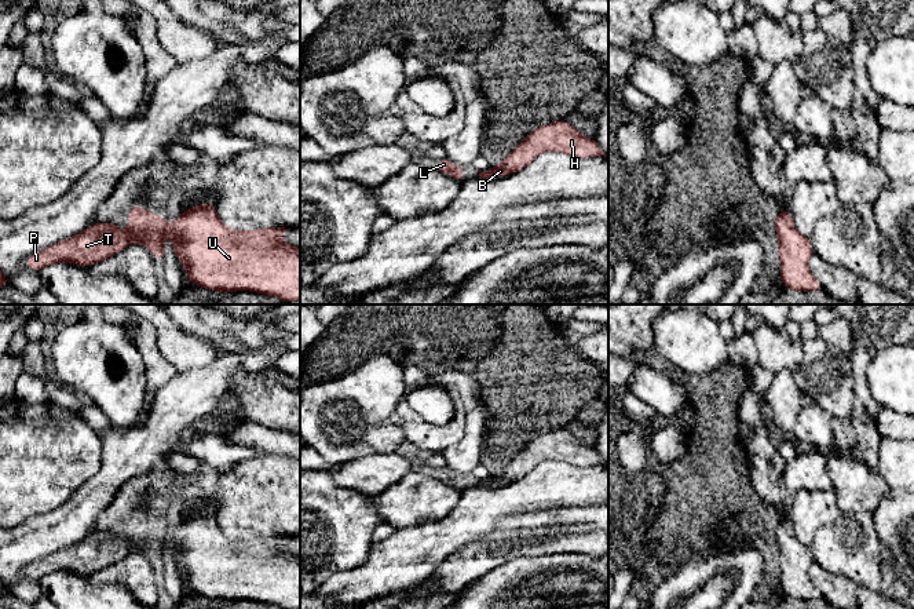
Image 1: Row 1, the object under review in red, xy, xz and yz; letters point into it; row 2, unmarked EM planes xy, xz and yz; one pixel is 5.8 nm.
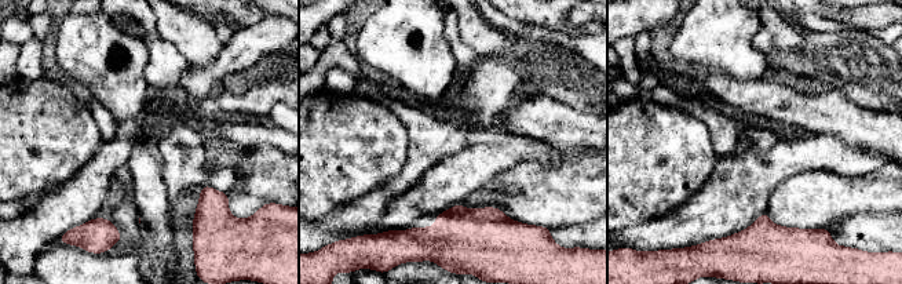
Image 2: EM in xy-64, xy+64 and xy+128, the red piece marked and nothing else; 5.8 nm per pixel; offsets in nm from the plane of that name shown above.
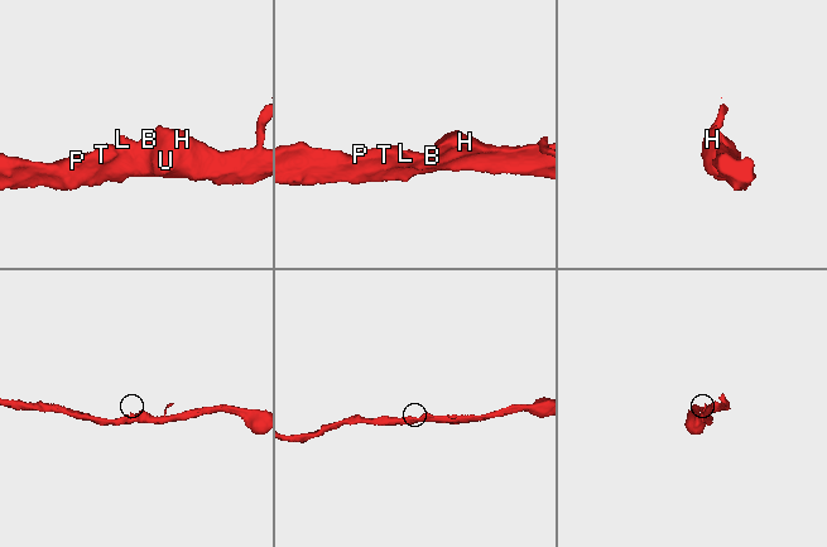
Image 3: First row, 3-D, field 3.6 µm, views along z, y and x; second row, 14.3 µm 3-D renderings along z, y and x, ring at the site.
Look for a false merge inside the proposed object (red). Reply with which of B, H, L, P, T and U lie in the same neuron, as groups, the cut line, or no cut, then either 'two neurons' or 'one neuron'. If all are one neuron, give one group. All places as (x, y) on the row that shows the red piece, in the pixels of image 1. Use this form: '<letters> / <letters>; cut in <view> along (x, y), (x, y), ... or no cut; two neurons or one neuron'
B H L P T U; no cut; one neuron

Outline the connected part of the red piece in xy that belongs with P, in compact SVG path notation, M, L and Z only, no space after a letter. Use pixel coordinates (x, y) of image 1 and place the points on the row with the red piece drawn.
M138 203L129 208L127 227L128 230L123 231L113 222L92 223L81 233L30 255L26 258L25 266L37 273L54 263L73 263L91 267L117 255L134 242L143 244L151 251L156 260L164 262L164 240L169 231L172 234L173 251L183 273L189 273L190 284L219 292L249 291L264 293L275 296L281 302L300 300L300 248L286 244L281 238L290 229L235 230L220 220L212 204L197 204L191 209L183 209L180 216L169 226L161 215L140 208Z

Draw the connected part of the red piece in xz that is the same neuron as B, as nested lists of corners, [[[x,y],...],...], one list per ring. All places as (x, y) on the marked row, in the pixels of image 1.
[[[560,120],[533,130],[504,161],[479,172],[479,176],[501,178],[522,171],[544,152],[560,152],[578,158],[606,156],[593,138],[581,135],[566,120]]]

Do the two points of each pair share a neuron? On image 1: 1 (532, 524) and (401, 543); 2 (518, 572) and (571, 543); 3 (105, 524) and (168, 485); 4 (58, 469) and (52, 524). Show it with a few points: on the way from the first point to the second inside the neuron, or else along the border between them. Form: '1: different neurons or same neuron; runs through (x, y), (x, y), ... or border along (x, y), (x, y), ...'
1: different neurons; border along (522, 511), (505, 517), (487, 533), (465, 544)
2: different neurons; border along (584, 554), (519, 555)
3: same neuron; runs through (120, 507), (141, 487), (152, 485)
4: different neurons; border along (79, 488), (61, 504), (30, 515), (24, 521)

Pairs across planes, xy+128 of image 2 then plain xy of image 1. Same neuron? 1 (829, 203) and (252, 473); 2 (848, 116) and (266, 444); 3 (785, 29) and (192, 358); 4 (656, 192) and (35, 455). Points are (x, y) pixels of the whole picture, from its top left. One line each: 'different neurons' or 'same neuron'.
1: same neuron
2: same neuron
3: same neuron
4: same neuron

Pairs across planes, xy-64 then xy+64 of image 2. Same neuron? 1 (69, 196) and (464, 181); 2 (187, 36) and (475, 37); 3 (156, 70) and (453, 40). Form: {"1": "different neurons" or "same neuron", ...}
{"1": "different neurons", "2": "same neuron", "3": "same neuron"}

